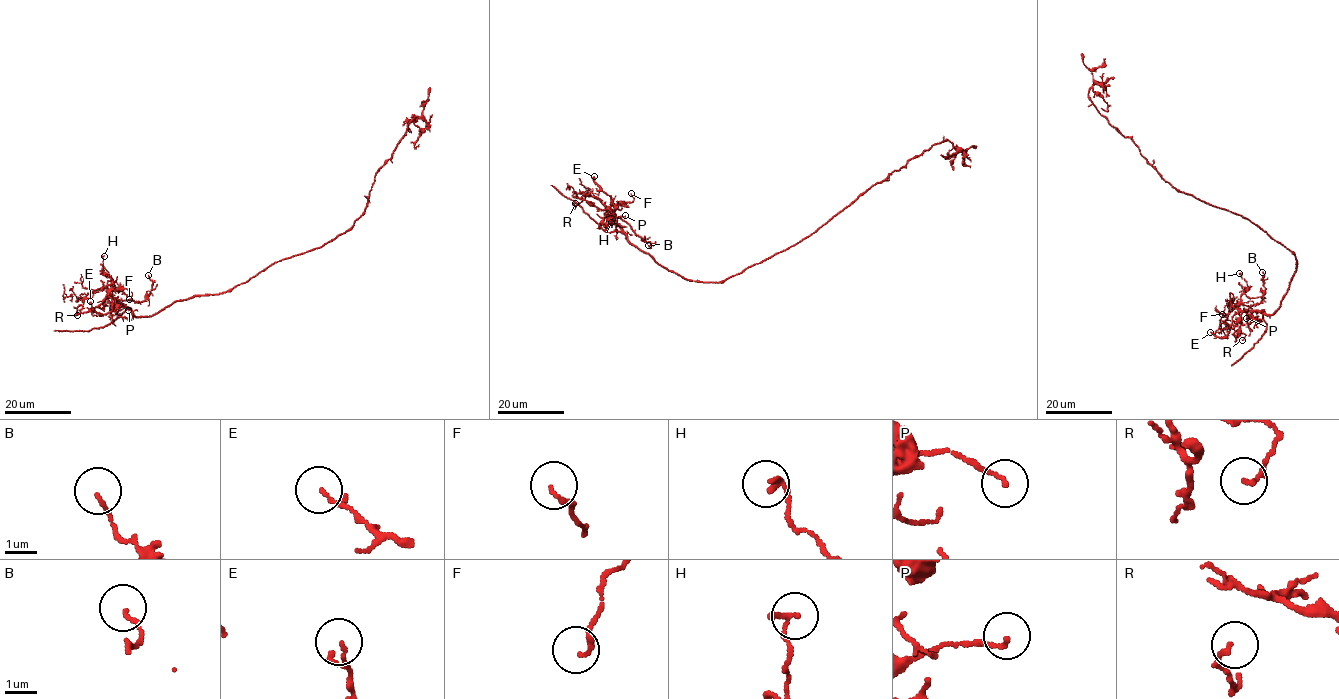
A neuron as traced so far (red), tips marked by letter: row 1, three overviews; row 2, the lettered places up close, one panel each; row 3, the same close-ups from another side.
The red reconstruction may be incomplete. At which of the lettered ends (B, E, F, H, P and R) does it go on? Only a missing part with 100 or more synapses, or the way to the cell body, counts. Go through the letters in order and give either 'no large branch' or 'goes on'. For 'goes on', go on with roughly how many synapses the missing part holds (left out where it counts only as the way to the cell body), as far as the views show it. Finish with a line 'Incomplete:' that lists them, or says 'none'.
B: no large branch
E: no large branch
F: no large branch
H: no large branch
P: no large branch
R: no large branch
Incomplete: none

